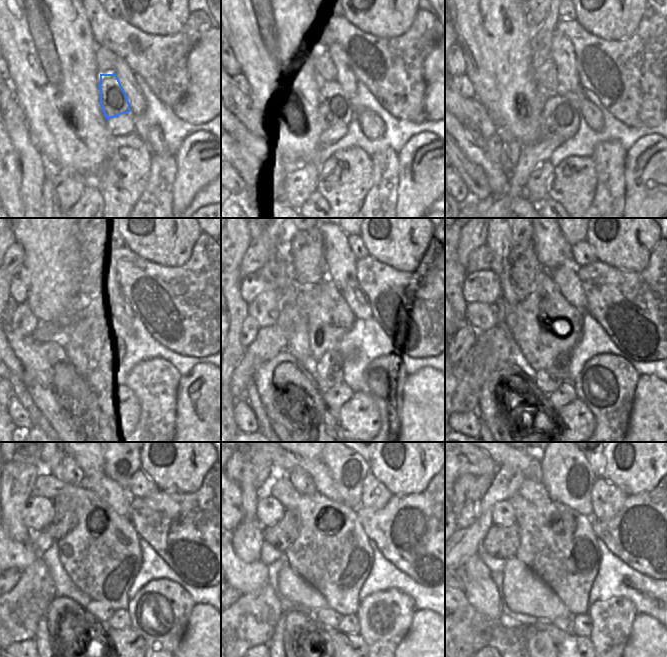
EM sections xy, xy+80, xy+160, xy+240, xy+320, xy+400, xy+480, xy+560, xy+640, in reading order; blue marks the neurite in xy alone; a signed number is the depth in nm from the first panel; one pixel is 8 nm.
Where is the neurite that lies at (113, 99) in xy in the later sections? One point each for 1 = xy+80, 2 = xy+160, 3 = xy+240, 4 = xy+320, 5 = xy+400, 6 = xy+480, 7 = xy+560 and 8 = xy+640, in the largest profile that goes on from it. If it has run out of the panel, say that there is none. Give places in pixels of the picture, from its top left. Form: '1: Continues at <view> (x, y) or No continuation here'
1: Continues at xy+80 (336, 107)
2: Continues at xy+160 (559, 117)
3: Continues at xy+240 (108, 350)
4: Continues at xy+320 (327, 371)
5: Continues at xy+400 (546, 382)
6: Continues at xy+480 (64, 586)
7: Continues at xy+560 (327, 615)
8: Continues at xy+640 (564, 624).

